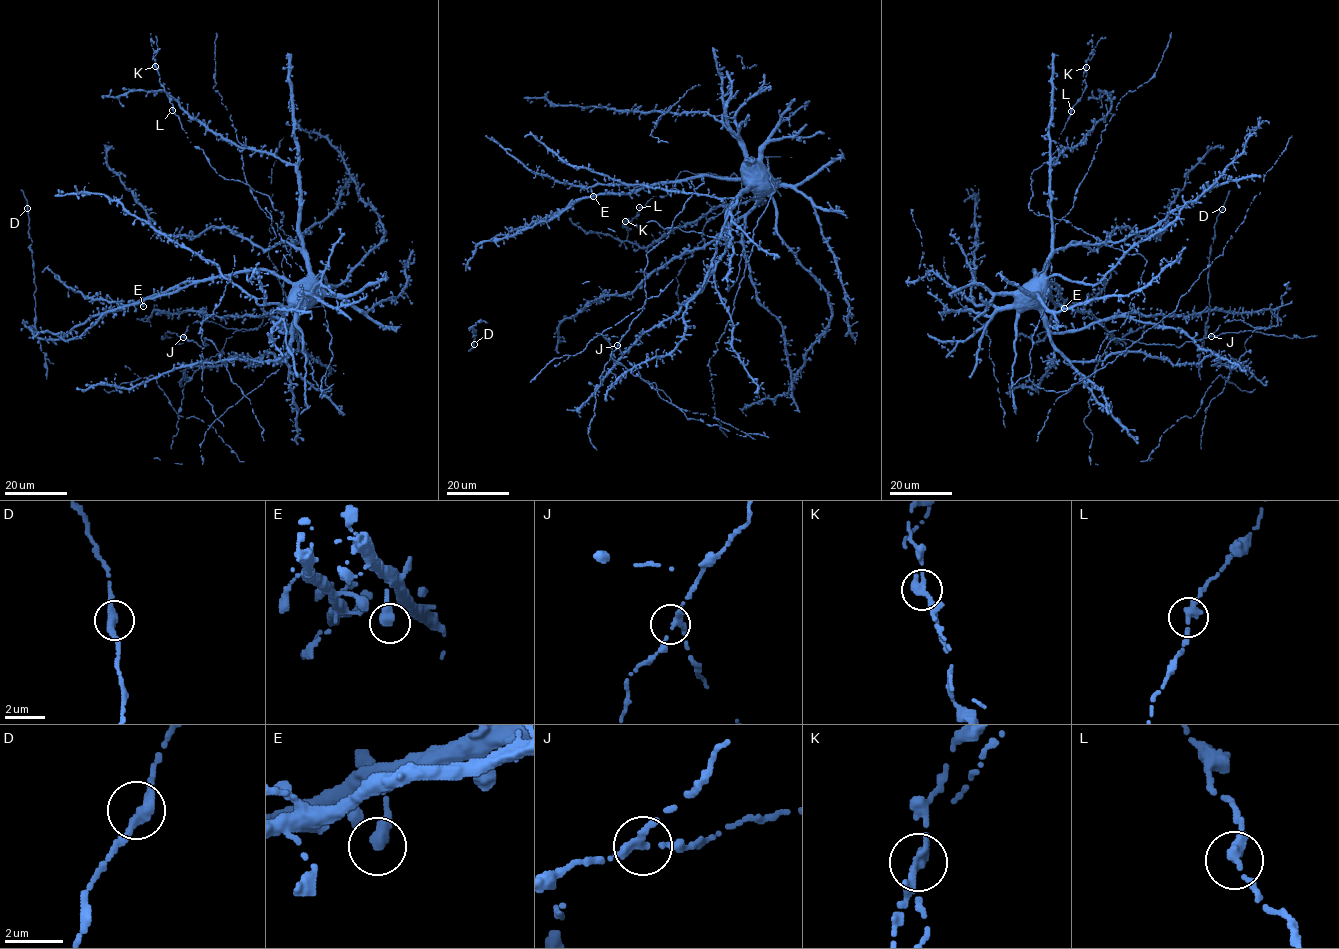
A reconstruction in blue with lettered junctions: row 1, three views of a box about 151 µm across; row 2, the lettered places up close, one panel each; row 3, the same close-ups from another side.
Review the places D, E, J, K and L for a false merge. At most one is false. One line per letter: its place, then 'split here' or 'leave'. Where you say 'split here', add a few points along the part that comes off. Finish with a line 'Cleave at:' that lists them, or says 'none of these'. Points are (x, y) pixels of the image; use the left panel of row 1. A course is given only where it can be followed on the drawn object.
D: place (27, 208); leave
E: place (143, 306); leave
J: place (183, 337); leave
K: place (155, 66); split here; course (155, 66), (152, 59), (156, 53), (157, 36)
L: place (172, 110); leave
Cleave at: K

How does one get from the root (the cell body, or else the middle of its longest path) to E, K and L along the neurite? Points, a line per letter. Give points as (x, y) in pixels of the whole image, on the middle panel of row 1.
E: (748, 166), (746, 179), (701, 176), (645, 185), (627, 193), (593, 196)
K: (748, 166), (763, 191), (743, 242), (734, 173), (681, 171), (666, 196), (625, 221)
L: (748, 166), (763, 191), (743, 242), (734, 173), (683, 171), (666, 196), (639, 207)

